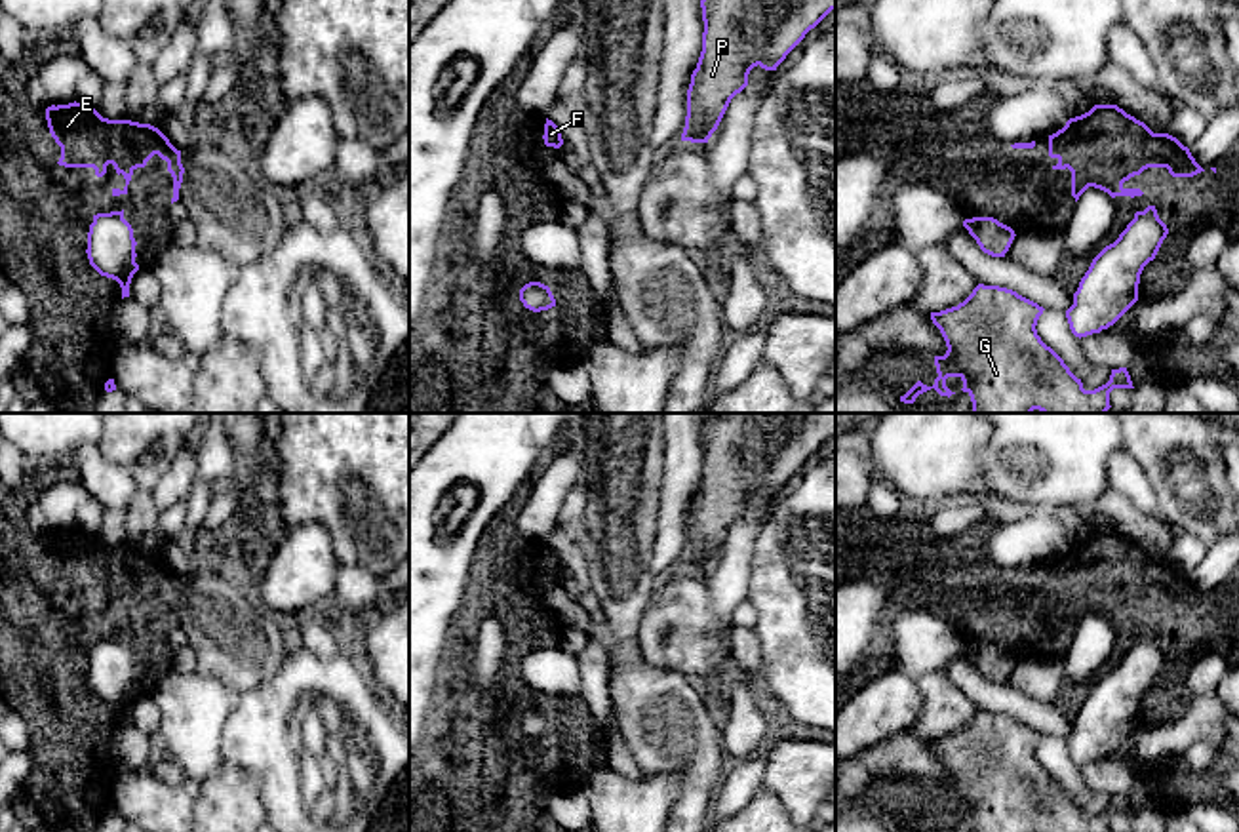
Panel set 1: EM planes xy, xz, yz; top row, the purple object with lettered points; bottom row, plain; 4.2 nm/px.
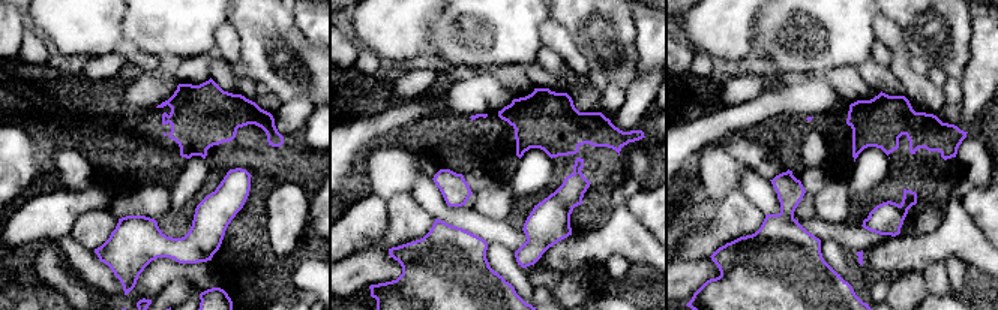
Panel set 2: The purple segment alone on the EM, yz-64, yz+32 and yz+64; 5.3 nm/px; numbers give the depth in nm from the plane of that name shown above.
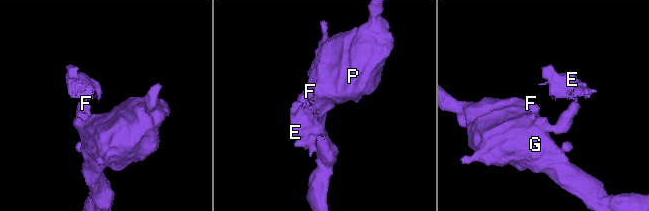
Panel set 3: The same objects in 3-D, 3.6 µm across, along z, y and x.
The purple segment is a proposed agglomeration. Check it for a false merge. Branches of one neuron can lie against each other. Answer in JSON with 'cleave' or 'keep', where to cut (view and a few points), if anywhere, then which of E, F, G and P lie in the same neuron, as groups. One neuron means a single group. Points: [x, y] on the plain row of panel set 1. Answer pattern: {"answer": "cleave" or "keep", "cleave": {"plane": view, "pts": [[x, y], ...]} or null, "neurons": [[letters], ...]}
{"answer": "cleave", "cleave": {"plane": "yz", "pts": [[1135, 642], [1148, 640], [1158, 646]]}, "neurons": [["E"], ["F", "G", "P"]]}

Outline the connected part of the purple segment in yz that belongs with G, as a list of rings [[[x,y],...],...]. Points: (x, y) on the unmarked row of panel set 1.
[[[978,710],[973,720],[957,733],[931,739],[933,750],[946,767],[946,781],[934,782],[938,803],[933,813],[917,807],[900,828],[914,830],[915,824],[931,815],[940,822],[952,822],[946,813],[948,803],[963,807],[963,819],[973,832],[1110,832],[1113,815],[1134,815],[1127,794],[1111,796],[1110,807],[1094,817],[1085,817],[1064,786],[1047,773],[1037,762],[1037,746],[1043,733],[999,712]]]

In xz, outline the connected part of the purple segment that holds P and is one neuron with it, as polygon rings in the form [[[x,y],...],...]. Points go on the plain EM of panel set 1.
[[[708,413],[700,426],[702,478],[687,516],[681,567],[708,569],[754,493],[777,497],[786,482],[836,436],[836,413]]]

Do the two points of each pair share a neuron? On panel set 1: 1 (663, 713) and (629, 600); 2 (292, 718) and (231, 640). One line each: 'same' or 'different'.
1: same
2: different

